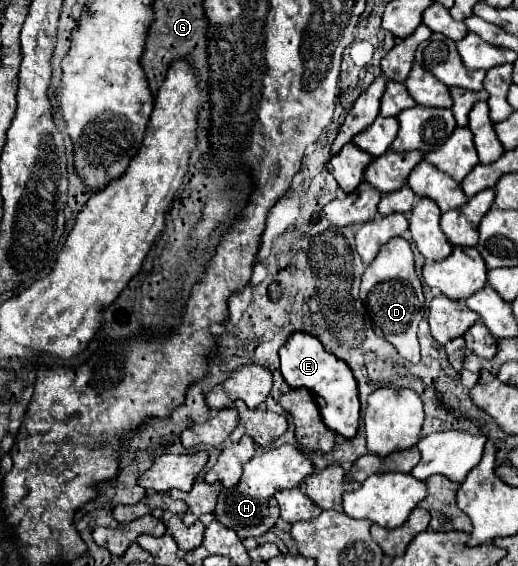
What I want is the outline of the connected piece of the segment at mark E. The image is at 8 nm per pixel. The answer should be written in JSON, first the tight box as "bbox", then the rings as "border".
{"bbox":[279,332,359,438],"border":[[[305,332],[291,334],[285,346],[279,350],[279,358],[281,374],[291,388],[307,388],[325,400],[325,406],[319,408],[325,426],[343,438],[353,438],[359,428],[359,394],[351,368],[343,360],[329,354],[315,336]]]}

